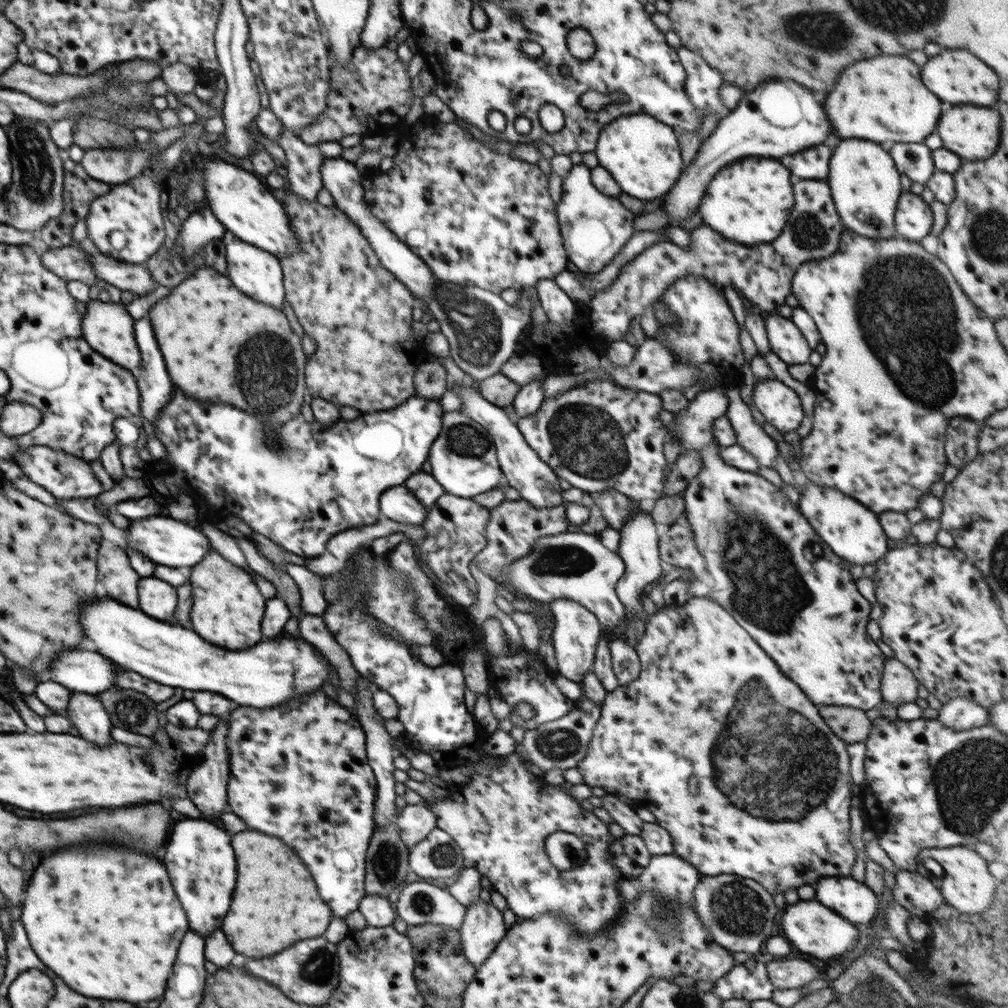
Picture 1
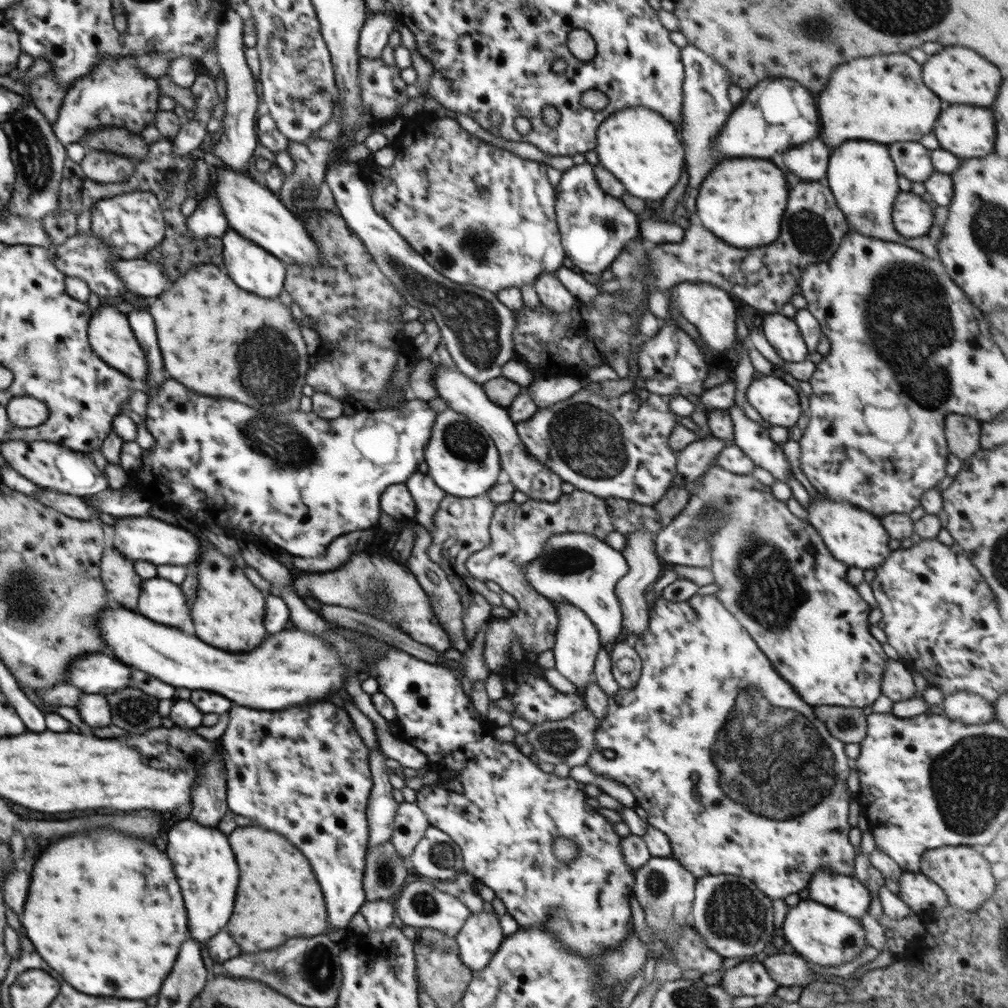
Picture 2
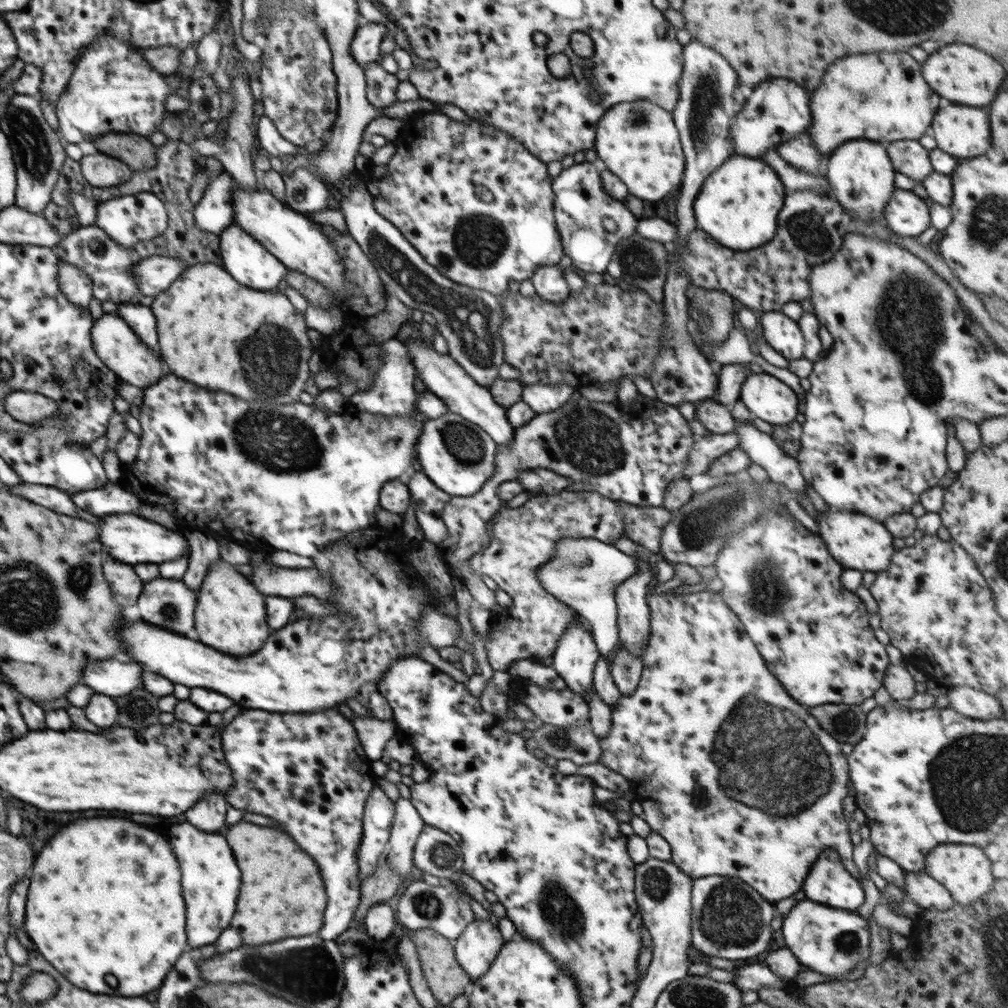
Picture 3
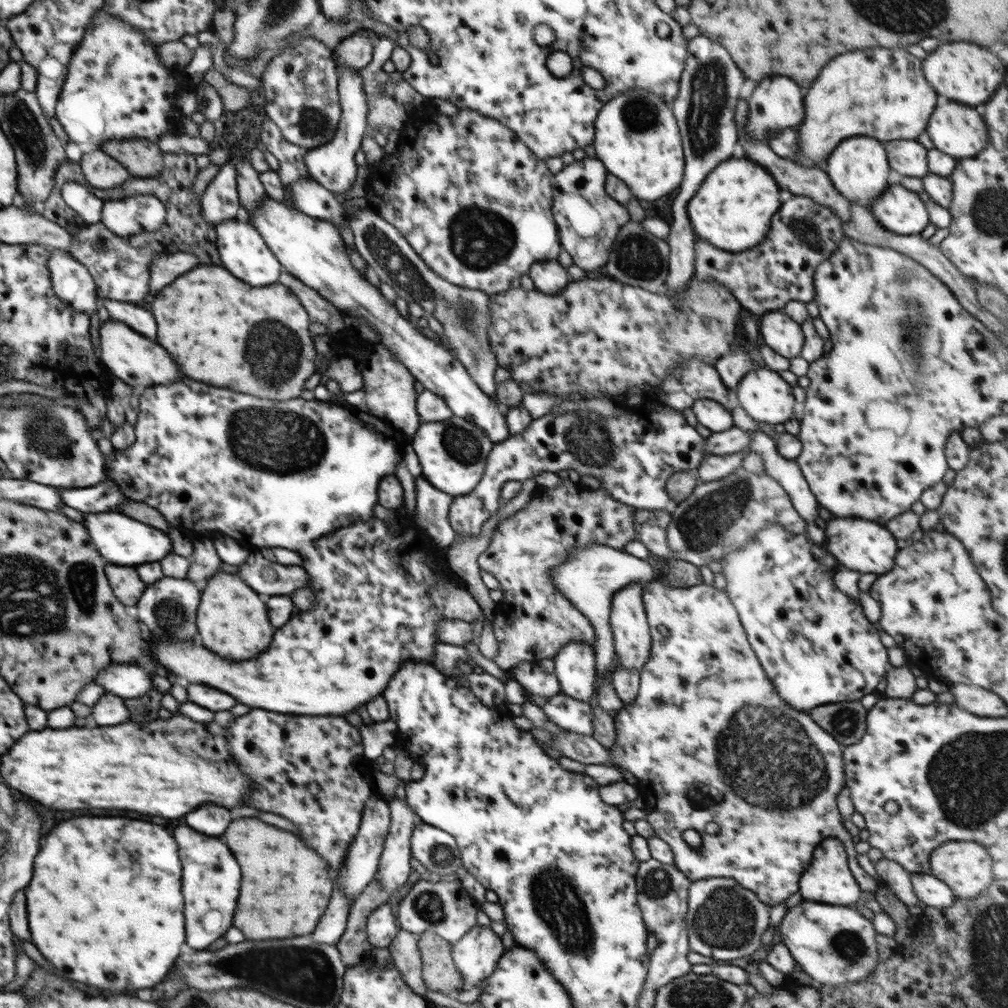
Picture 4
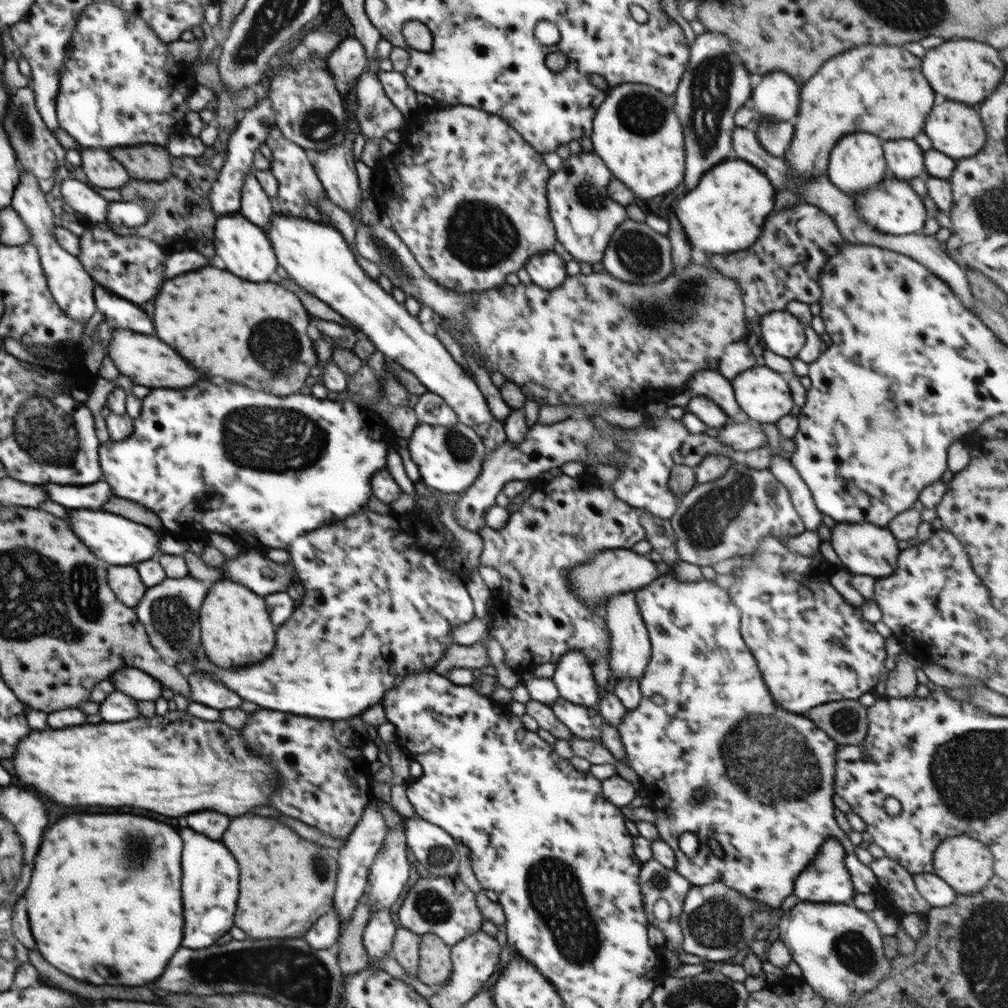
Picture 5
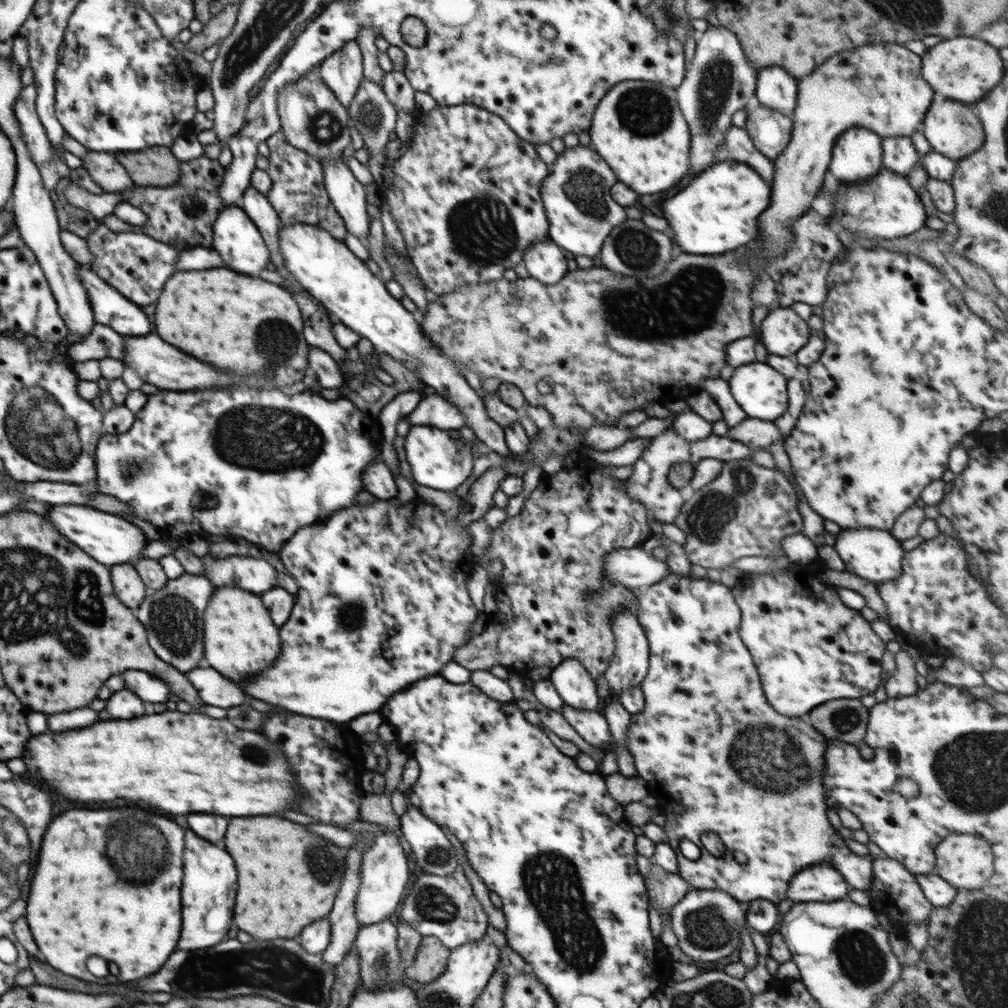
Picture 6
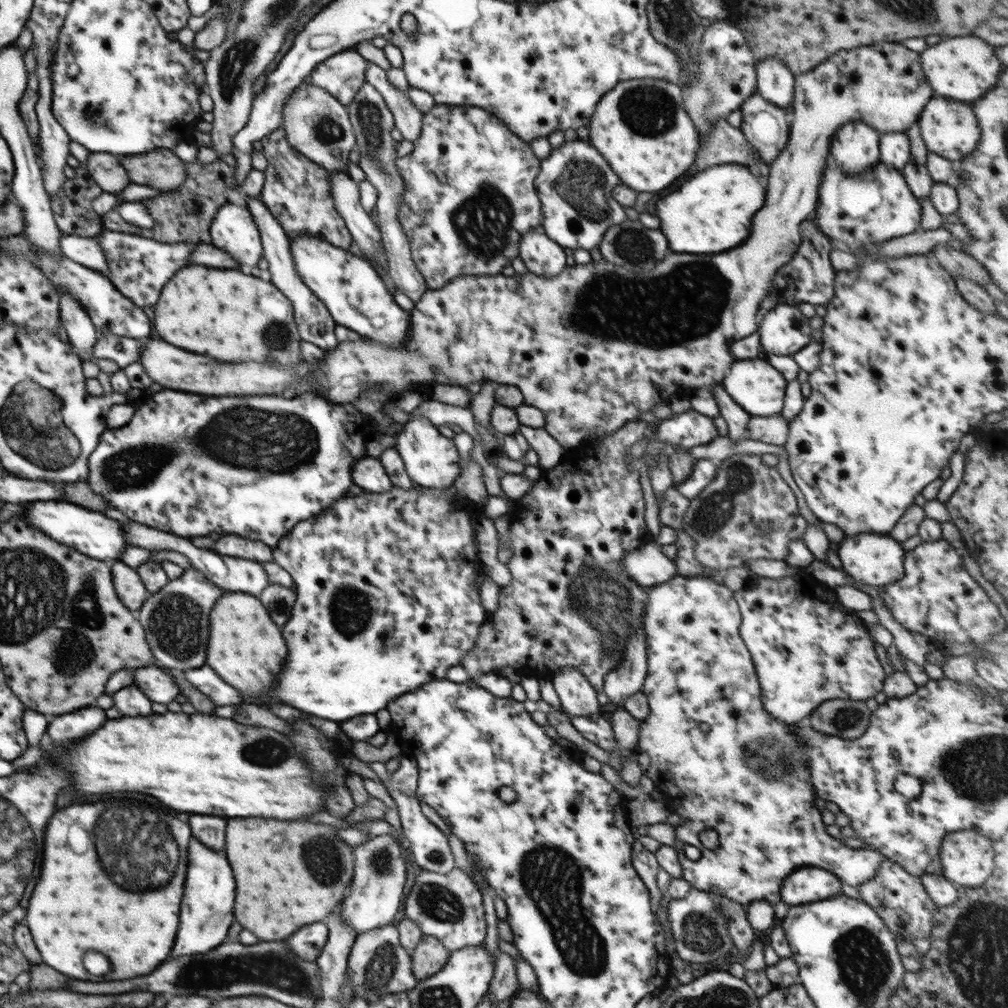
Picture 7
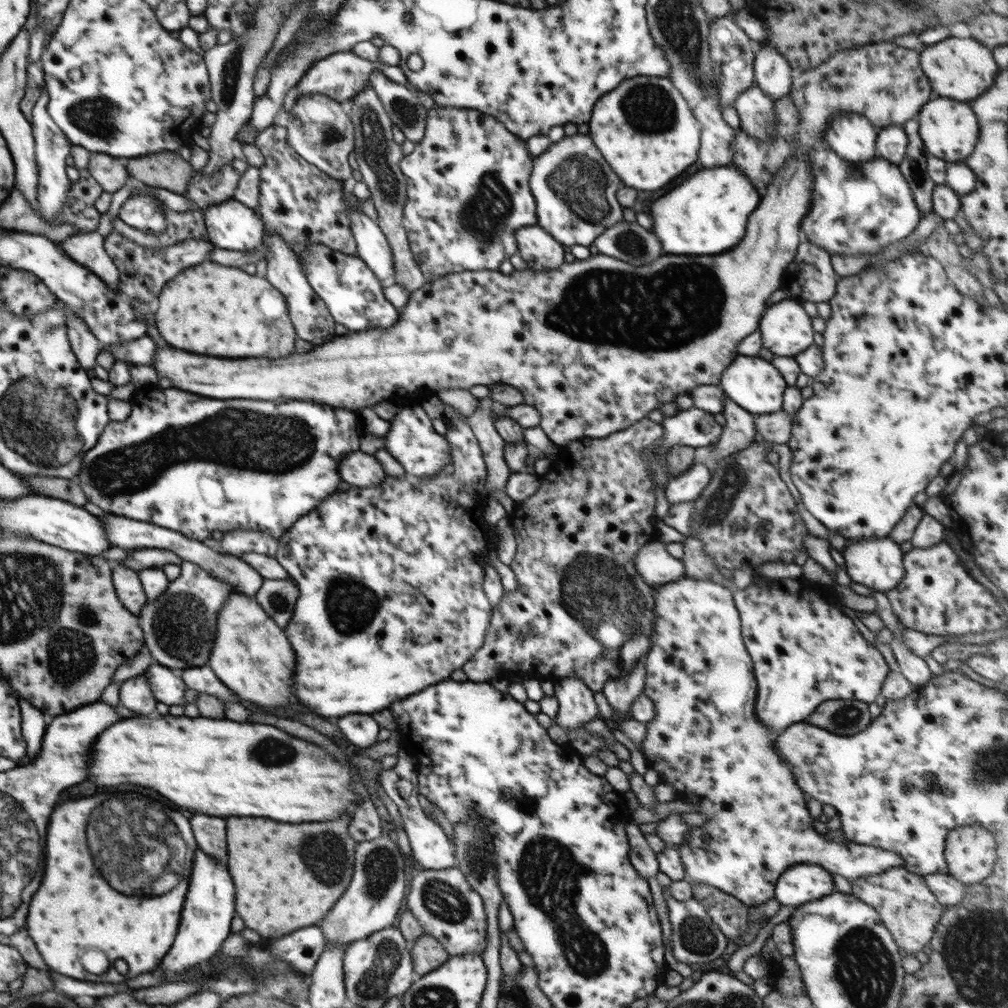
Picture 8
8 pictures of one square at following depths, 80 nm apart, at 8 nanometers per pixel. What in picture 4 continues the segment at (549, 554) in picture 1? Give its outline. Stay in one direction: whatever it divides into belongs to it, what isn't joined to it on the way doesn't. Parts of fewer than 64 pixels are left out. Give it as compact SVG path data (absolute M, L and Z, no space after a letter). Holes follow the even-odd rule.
M594 543L578 547L565 563L551 570L553 585L565 596L588 620L595 630L596 668L598 675L610 677L616 667L616 649L610 624L612 597L627 584L648 583L654 578L654 562L652 559L640 560L623 549Z

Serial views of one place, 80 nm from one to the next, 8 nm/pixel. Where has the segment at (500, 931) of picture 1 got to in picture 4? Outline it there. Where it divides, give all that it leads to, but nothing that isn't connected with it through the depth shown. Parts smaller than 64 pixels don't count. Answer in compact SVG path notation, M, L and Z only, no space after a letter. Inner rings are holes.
M478 924L452 944L452 958L462 974L463 987L467 984L477 985L491 976L504 951L496 932Z

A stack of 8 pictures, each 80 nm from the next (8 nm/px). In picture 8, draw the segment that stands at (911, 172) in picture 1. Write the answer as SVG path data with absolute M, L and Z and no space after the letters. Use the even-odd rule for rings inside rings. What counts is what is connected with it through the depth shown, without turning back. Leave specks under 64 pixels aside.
M902 125L886 126L878 131L876 157L899 165L905 157L909 141Z

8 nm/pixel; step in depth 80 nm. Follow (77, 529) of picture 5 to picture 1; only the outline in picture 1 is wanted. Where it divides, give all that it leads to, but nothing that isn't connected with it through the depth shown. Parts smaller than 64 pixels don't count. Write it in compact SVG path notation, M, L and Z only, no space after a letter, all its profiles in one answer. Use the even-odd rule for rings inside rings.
M162 515L131 520L130 528L126 531L126 542L127 547L124 550L136 549L148 556L154 564L170 568L194 566L213 549L210 540L198 528Z

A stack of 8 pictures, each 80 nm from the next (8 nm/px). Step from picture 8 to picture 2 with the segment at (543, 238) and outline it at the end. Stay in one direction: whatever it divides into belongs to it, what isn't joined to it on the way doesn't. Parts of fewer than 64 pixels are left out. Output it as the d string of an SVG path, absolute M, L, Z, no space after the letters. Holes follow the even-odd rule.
M543 272L534 282L536 294L540 297L541 304L552 312L568 313L577 303L577 299L562 285L554 272Z

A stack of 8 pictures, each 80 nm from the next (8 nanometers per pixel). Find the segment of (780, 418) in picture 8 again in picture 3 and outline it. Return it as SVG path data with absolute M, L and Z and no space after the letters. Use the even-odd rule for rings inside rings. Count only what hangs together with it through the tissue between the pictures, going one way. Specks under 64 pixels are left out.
M735 431L730 434L706 434L691 446L683 468L683 477L707 474L709 466L719 456L729 453L733 448L739 446L740 441Z

